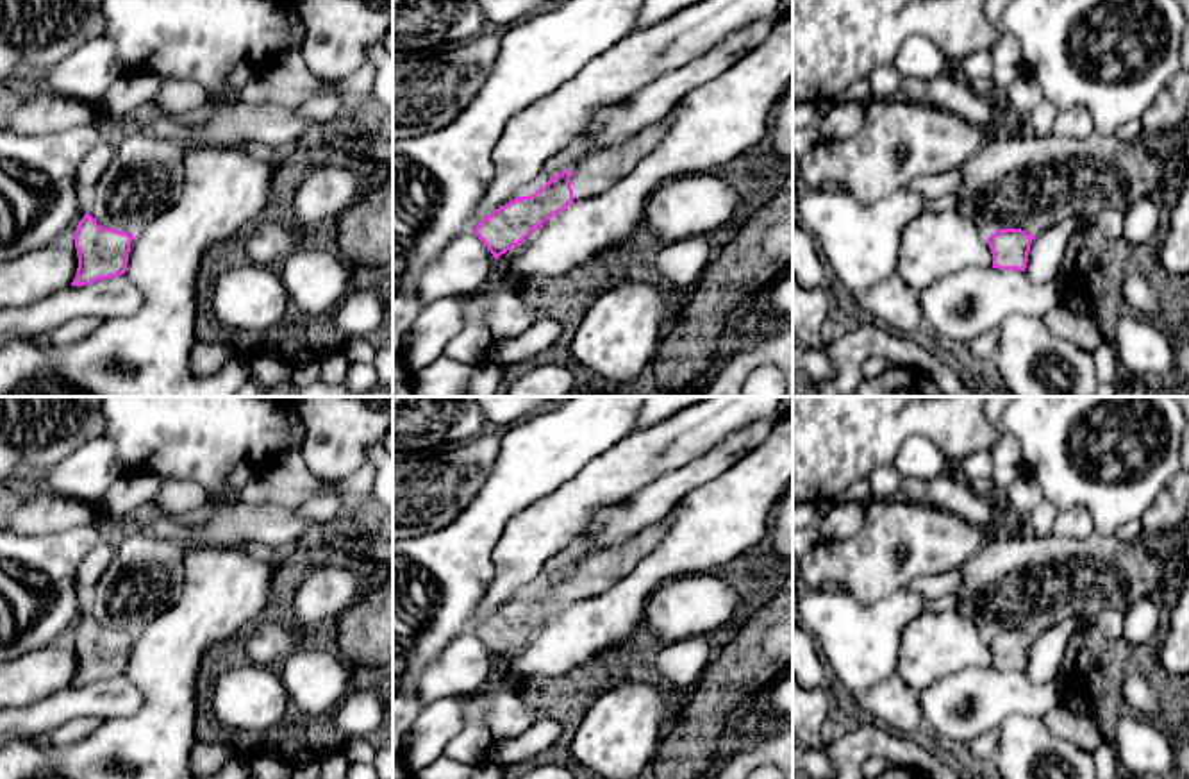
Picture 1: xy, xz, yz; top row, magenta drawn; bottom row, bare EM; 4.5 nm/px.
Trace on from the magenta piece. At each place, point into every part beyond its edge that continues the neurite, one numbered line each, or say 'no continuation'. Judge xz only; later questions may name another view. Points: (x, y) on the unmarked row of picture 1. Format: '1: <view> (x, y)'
1: xz (597, 572)

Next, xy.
no continuation

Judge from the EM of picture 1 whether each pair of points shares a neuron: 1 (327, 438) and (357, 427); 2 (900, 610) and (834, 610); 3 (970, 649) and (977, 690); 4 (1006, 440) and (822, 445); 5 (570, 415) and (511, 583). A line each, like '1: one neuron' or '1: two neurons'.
1: one neuron
2: one neuron
3: two neurons
4: two neurons
5: two neurons

